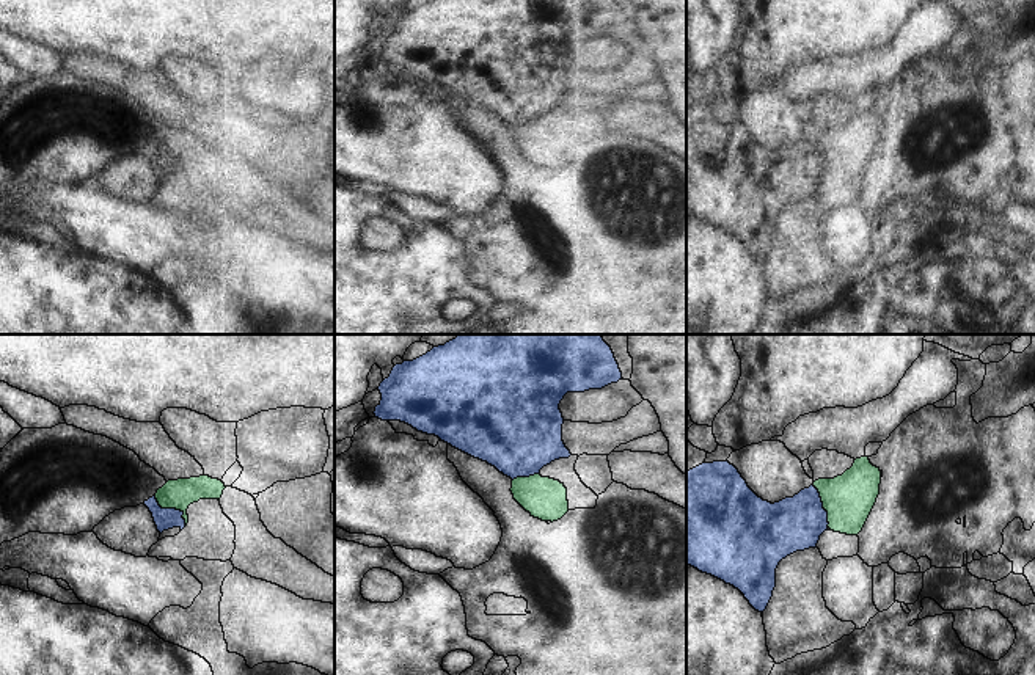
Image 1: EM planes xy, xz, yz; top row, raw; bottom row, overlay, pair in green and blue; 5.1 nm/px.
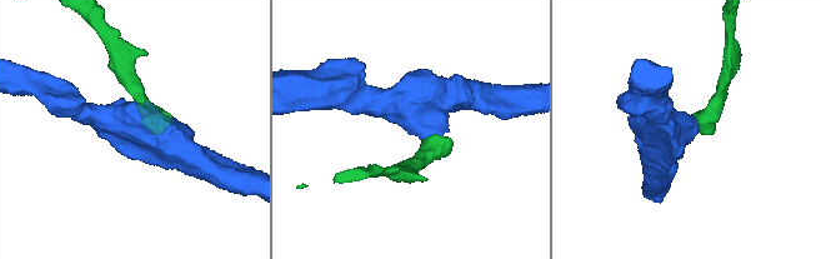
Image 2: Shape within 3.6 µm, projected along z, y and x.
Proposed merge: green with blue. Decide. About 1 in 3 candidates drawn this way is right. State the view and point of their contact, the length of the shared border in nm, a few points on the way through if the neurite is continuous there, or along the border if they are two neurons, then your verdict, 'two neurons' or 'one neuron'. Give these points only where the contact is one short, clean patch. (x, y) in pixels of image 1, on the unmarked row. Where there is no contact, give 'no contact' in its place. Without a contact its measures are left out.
contact xy (173, 156); length 220 nm; border xy (154, 145), (162, 156), (178, 157), (186, 173); two neurons

